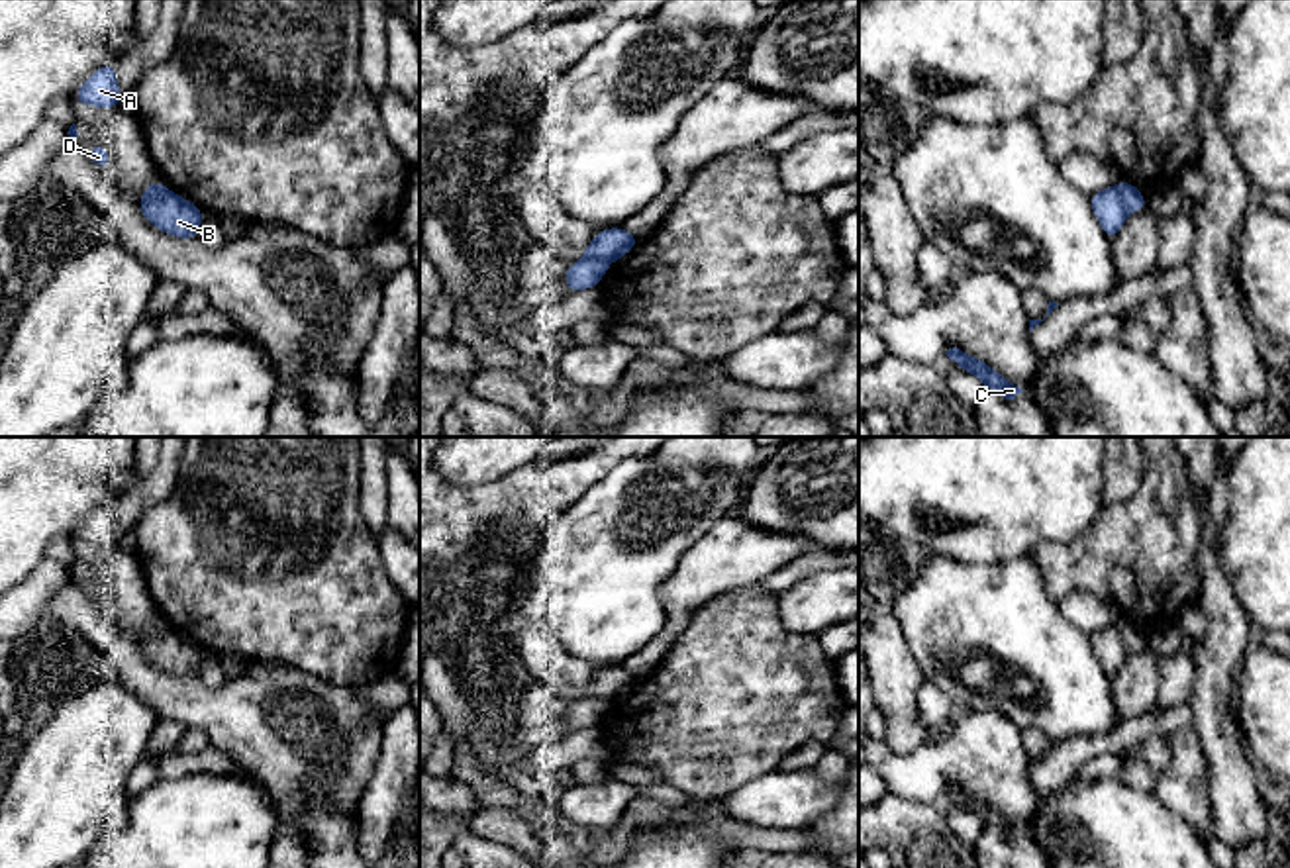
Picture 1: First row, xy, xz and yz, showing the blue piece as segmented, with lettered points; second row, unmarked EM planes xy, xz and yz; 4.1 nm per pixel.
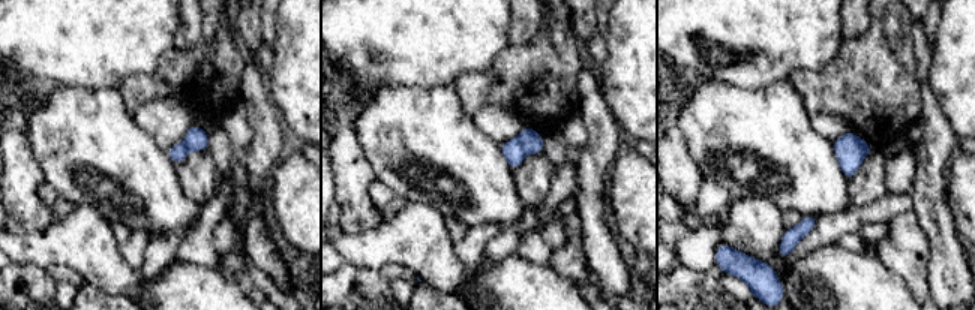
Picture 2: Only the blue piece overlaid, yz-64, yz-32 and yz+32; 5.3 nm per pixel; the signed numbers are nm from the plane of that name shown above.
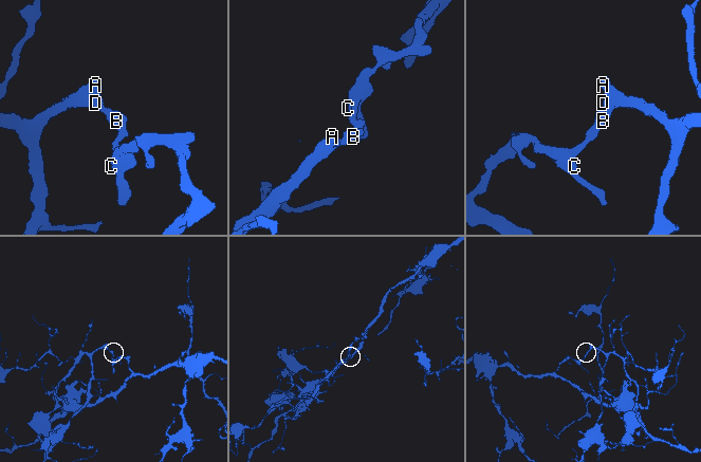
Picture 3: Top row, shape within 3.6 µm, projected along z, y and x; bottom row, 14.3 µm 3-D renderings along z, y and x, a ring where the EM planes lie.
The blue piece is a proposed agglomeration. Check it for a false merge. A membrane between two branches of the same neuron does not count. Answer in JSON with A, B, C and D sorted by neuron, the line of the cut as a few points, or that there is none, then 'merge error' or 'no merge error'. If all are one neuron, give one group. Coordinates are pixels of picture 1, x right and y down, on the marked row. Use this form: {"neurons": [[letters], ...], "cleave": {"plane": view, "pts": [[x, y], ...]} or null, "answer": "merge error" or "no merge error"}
{"neurons": [["A", "D"], ["B", "C"]], "cleave": {"plane": "xy", "pts": [[165, 189], [142, 200]]}, "answer": "merge error"}

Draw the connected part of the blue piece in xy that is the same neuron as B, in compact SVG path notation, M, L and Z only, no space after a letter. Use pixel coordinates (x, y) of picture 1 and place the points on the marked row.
M165 188L161 196L139 202L143 217L161 231L178 239L198 239L204 212L192 202Z

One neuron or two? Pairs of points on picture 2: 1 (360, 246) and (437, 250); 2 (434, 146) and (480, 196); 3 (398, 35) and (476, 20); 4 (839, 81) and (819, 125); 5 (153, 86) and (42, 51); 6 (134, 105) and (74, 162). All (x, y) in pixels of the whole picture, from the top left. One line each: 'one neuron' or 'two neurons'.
1: one neuron
2: one neuron
3: one neuron
4: two neurons
5: two neurons
6: two neurons

